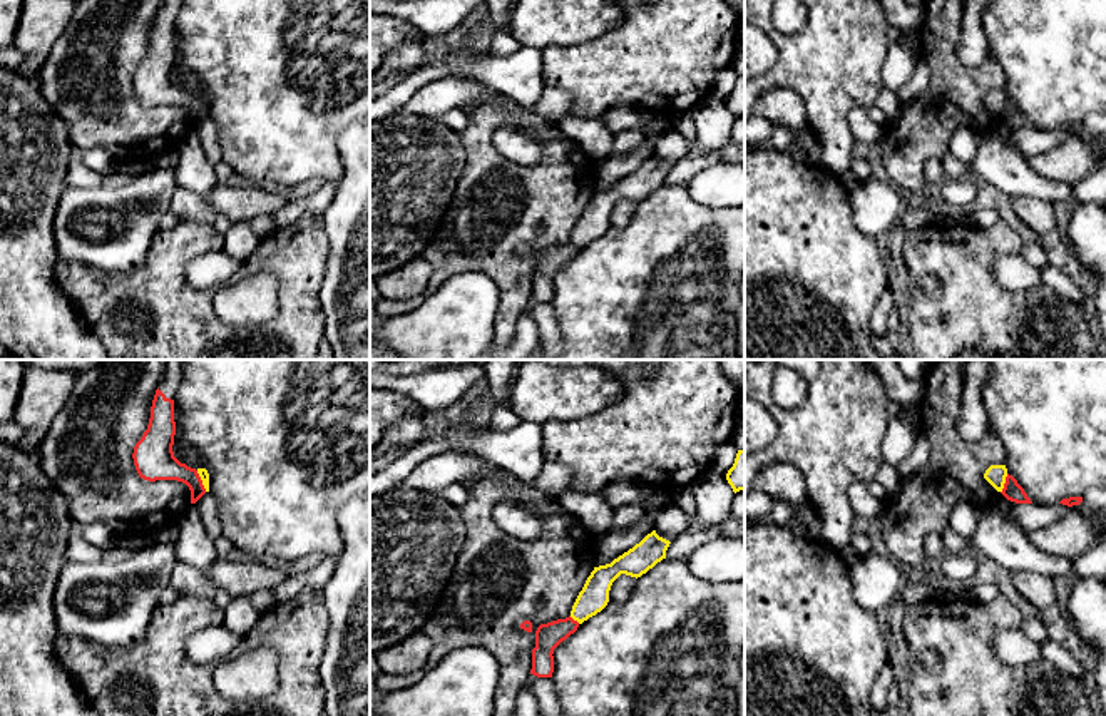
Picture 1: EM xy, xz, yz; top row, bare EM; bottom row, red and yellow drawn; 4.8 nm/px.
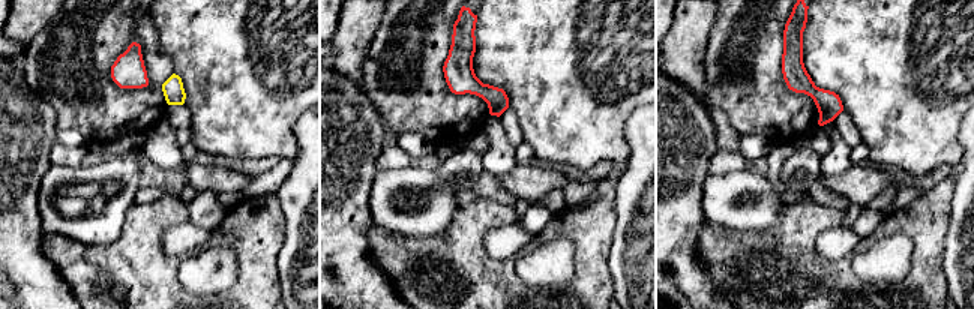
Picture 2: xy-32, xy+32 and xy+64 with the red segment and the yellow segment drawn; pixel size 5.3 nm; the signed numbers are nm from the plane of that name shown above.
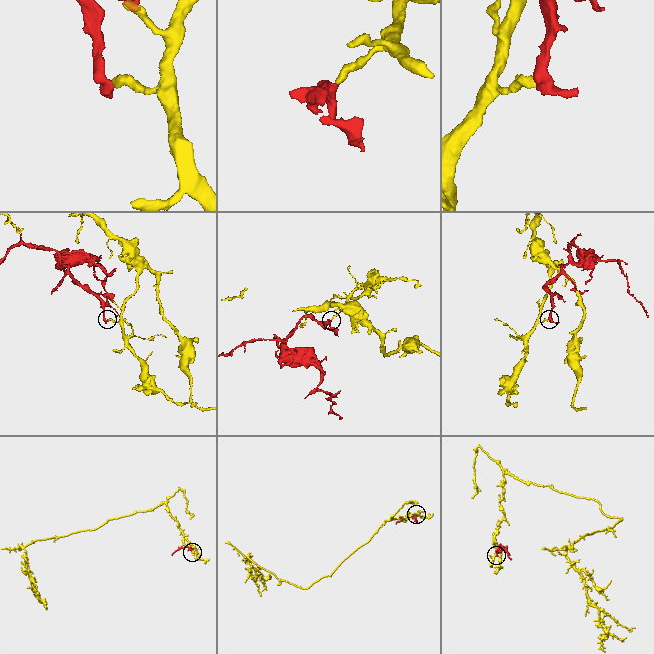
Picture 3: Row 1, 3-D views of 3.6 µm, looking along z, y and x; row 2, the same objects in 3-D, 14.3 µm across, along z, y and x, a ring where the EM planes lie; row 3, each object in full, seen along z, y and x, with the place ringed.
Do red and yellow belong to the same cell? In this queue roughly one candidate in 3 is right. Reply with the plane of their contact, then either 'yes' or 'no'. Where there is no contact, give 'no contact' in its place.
xy | no

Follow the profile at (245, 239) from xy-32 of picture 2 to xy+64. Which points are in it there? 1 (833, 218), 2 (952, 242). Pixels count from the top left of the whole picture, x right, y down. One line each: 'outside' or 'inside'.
1: inside
2: outside

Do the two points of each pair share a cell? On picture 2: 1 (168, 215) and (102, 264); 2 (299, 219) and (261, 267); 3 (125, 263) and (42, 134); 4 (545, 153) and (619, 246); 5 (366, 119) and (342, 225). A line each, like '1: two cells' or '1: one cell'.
1: one cell
2: two cells
3: two cells
4: two cells
5: one cell

